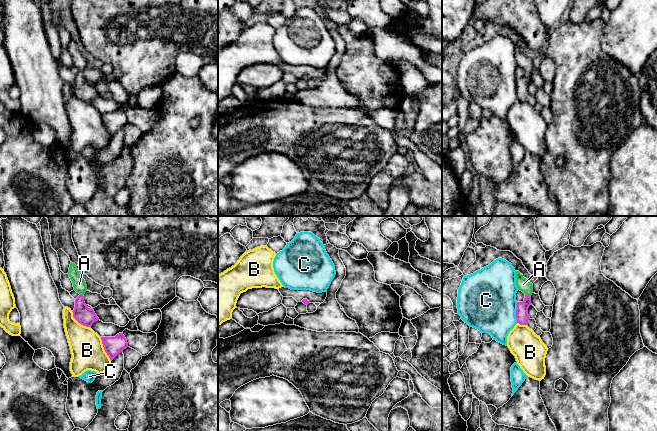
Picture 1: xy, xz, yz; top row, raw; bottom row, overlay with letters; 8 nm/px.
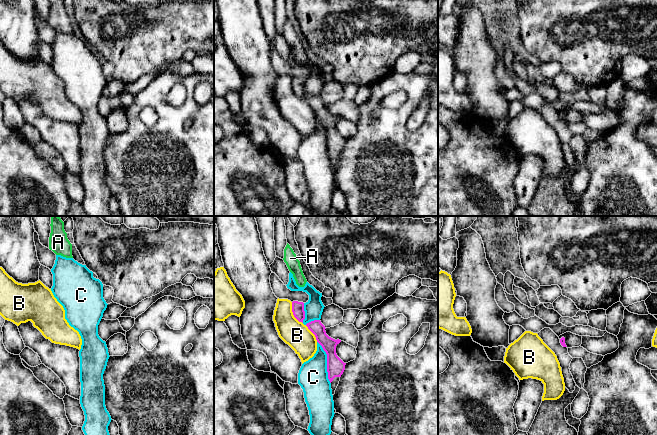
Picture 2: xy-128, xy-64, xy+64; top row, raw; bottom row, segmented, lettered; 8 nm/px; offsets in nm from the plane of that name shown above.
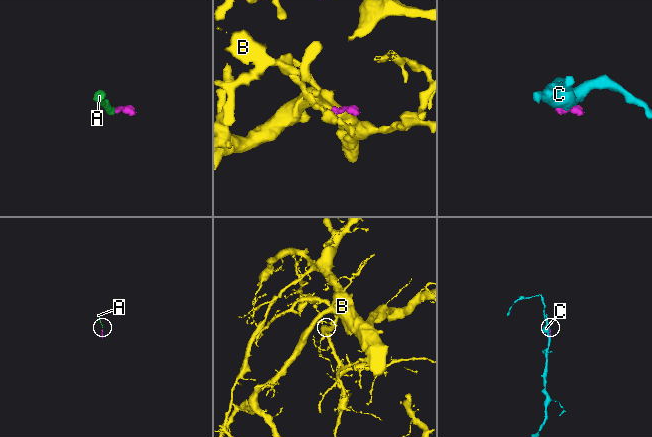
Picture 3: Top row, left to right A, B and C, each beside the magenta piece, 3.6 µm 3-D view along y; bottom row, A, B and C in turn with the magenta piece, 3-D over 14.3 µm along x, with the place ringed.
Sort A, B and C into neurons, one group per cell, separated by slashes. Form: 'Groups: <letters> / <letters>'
Groups: A / B / C

